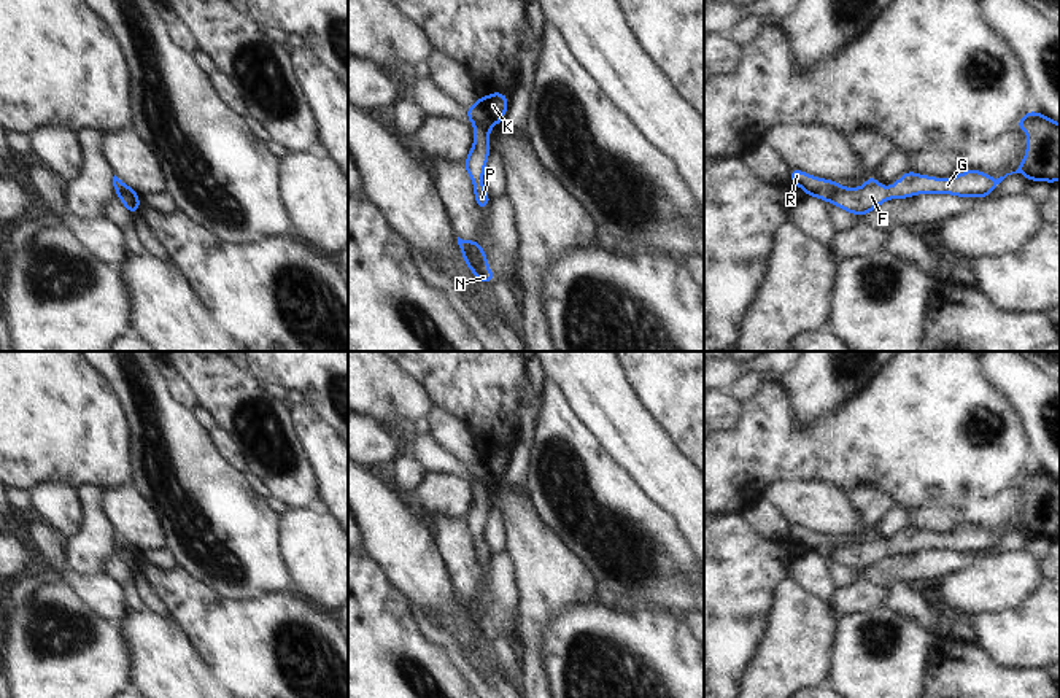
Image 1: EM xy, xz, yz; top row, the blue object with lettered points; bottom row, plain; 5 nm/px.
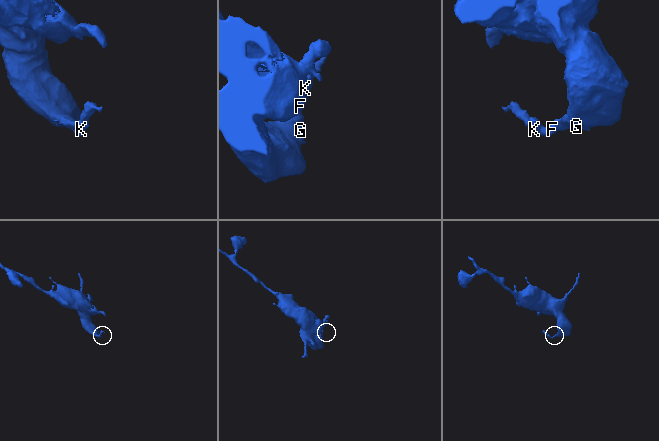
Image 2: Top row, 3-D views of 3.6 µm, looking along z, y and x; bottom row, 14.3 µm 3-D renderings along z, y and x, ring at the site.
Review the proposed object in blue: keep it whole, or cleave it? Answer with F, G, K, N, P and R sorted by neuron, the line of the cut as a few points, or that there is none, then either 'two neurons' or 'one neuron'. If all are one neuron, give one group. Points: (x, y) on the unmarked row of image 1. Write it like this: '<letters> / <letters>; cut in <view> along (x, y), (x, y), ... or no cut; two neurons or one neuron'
F G N P / K R; cut in xy along (118, 549), (139, 560); two neurons

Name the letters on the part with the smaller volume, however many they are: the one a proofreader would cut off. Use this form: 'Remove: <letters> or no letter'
Remove: K, R

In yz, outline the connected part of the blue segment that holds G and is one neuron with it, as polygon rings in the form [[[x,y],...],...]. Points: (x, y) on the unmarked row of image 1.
[[[1033,466],[1030,469],[1025,469],[1019,475],[1016,487],[1019,487],[1019,485],[1025,485],[1028,490],[1027,491],[1027,509],[1025,509],[1019,525],[1016,528],[1006,529],[1004,533],[993,536],[988,529],[984,529],[984,528],[979,528],[974,525],[968,525],[965,529],[958,529],[952,534],[934,534],[934,533],[919,531],[912,526],[907,526],[890,544],[885,544],[877,537],[877,534],[874,531],[871,531],[861,544],[844,544],[842,542],[834,550],[833,560],[849,569],[853,569],[858,572],[866,572],[871,566],[876,566],[888,555],[906,555],[906,553],[914,553],[917,550],[952,550],[957,553],[976,553],[976,555],[987,553],[1008,531],[1012,531],[1012,529],[1020,529],[1030,537],[1047,537],[1050,541],[1058,537],[1060,536],[1060,480],[1057,477],[1050,475],[1049,472],[1039,471],[1036,466]]]

